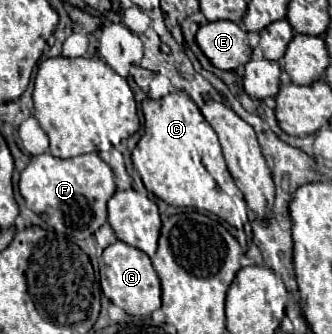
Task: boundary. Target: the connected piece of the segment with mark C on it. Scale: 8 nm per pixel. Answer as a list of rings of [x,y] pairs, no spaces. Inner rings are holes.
[[[181,90],[159,100],[145,98],[145,132],[137,142],[131,160],[149,192],[171,206],[189,206],[207,210],[237,229],[247,222],[247,206],[241,190],[235,186],[217,140],[215,130],[203,118],[197,104]]]

